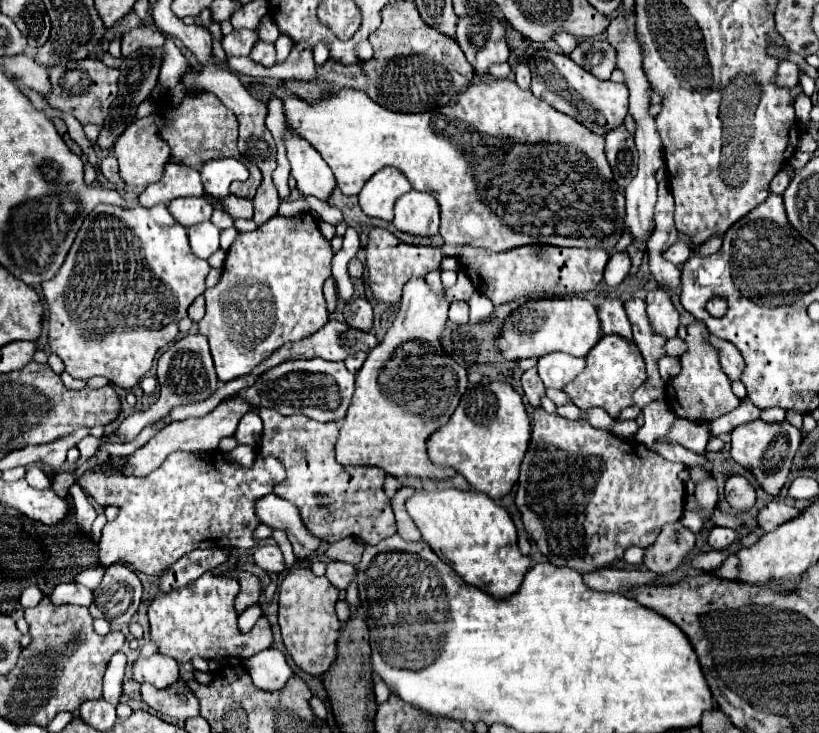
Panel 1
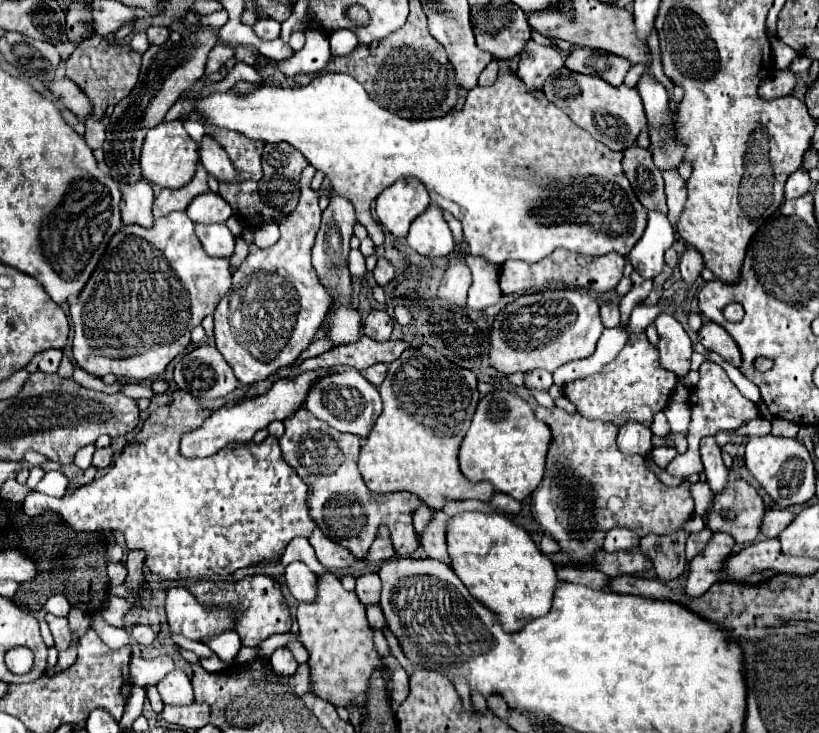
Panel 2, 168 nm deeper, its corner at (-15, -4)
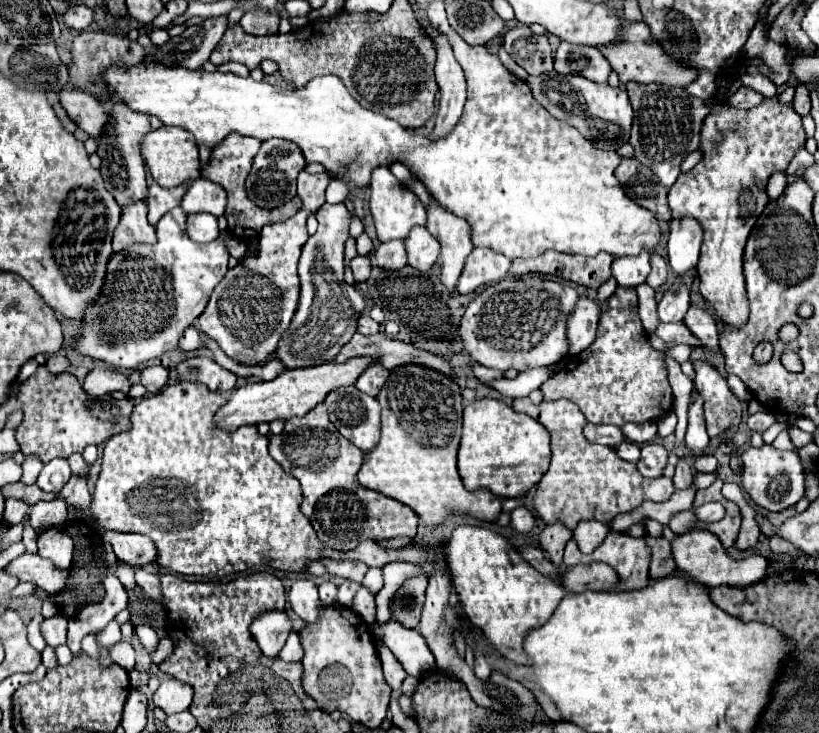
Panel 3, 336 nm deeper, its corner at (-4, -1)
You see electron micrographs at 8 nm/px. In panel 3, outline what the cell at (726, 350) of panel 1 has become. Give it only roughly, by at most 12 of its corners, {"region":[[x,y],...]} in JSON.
{"region":[[690,306],[684,324],[712,352],[718,324],[710,312]]}

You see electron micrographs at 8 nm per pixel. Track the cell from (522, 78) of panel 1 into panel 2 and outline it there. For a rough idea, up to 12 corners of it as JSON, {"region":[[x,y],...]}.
{"region":[[531,39],[519,53],[517,75],[541,89],[561,67],[557,47]]}

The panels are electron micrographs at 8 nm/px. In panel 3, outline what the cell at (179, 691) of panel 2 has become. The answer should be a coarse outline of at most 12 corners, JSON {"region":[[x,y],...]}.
{"region":[[162,680],[152,702],[166,714],[182,712],[192,702],[192,686]]}

